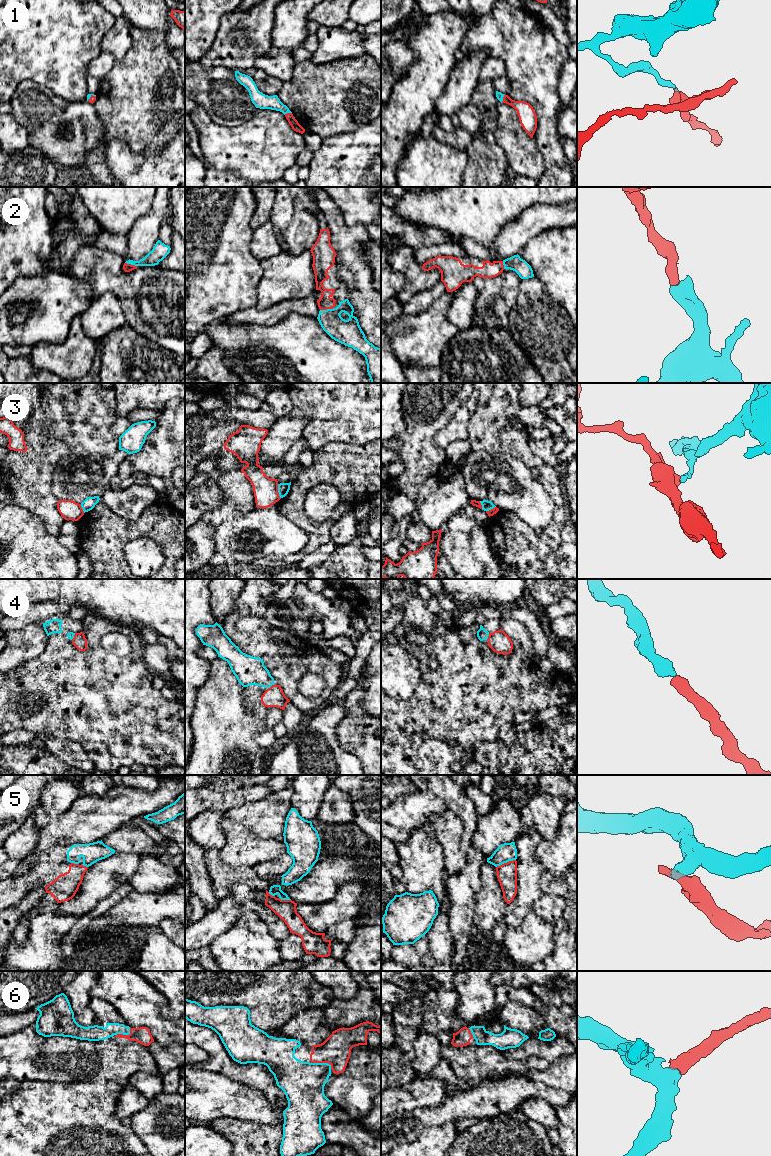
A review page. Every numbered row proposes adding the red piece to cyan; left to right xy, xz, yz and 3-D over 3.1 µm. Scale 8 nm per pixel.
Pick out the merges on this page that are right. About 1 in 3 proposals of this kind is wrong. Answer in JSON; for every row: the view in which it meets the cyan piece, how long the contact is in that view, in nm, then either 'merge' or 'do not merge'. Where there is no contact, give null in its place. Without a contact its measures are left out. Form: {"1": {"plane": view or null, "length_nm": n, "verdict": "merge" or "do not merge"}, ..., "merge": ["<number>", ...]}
{"1": {"plane": "yz", "length_nm": 80, "verdict": "merge"}, "2": {"plane": "xz", "length_nm": 120, "verdict": "merge"}, "3": {"plane": "xz", "length_nm": 120, "verdict": "do not merge"}, "4": {"plane": "yz", "length_nm": 60, "verdict": "merge"}, "5": {"plane": "yz", "length_nm": 170, "verdict": "do not merge"}, "6": {"plane": "xz", "length_nm": 180, "verdict": "merge"}, "merge": ["1", "2", "4", "6"]}

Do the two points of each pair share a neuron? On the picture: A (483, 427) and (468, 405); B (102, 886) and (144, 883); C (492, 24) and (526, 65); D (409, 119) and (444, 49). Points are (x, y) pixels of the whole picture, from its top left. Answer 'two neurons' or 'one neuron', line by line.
A: two neurons
B: two neurons
C: one neuron
D: one neuron

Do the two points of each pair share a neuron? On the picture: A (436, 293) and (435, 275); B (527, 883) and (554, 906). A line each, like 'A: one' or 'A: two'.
A: two
B: two

